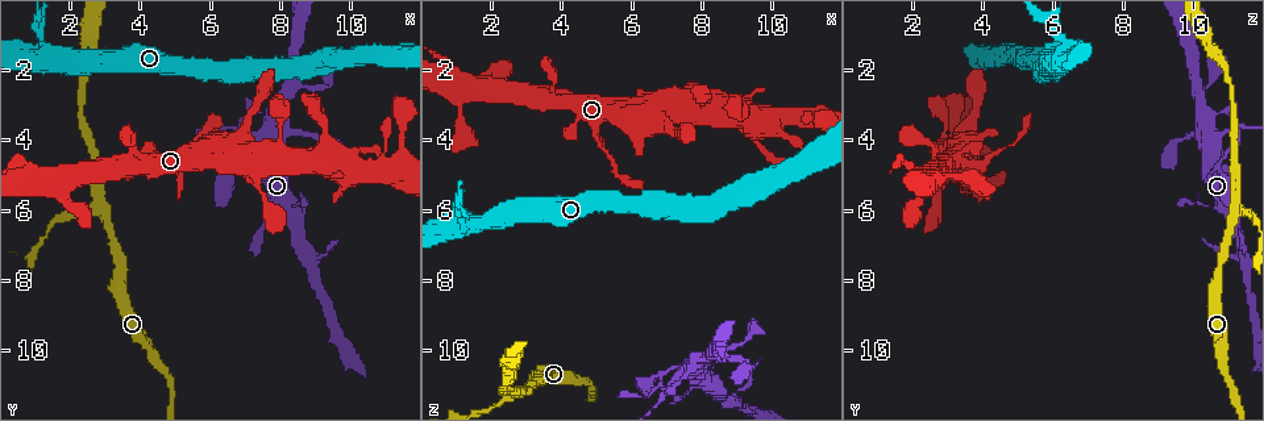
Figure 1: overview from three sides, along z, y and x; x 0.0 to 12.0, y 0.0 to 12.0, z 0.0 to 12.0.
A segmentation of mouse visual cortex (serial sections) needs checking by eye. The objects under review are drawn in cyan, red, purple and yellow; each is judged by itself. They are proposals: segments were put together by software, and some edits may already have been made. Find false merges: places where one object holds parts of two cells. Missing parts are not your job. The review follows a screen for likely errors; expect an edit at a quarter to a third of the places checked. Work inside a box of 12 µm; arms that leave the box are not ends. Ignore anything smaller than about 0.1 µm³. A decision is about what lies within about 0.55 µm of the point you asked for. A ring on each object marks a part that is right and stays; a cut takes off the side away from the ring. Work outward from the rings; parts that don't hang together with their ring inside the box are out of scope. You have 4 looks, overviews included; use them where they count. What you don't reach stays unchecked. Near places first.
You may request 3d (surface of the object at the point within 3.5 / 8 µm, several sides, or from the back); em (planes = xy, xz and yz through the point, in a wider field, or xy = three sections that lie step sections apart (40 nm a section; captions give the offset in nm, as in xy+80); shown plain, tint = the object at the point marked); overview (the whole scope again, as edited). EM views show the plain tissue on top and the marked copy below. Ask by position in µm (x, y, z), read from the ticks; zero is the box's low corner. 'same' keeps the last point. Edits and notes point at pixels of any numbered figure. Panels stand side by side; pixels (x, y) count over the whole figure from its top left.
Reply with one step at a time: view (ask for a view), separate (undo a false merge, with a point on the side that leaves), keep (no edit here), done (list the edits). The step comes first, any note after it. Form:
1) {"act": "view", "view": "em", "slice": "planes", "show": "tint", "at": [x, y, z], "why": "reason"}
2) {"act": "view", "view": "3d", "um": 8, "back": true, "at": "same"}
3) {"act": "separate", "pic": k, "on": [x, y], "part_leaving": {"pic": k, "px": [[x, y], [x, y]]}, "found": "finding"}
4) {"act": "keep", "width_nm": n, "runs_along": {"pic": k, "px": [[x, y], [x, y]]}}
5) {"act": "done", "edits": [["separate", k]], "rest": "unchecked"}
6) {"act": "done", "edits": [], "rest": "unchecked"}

{"act": "view", "view": "3d", "um": 3.5, "at": [2.9, 6.1, 11.1], "why": "arms part here"}

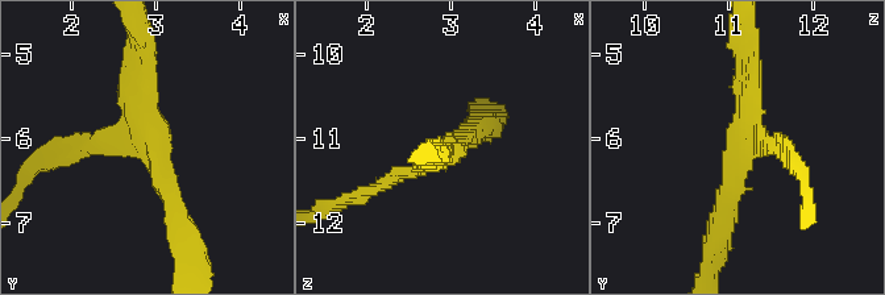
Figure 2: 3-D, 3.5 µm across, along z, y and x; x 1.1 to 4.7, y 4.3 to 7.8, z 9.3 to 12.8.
{"act": "view", "view": "em", "slice": "xy", "step": 2, "show": "tint", "at": [3.00, 6.00, 11.15], "arms": 3, "arm_widths_nm": [150, 250, 300], "why": "now the EM"}

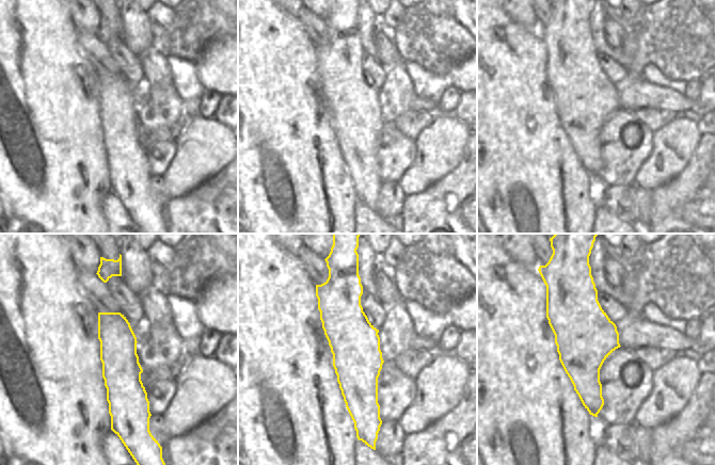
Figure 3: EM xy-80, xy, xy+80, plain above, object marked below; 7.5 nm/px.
{"act": "keep", "runs_along": {"pic": 2, "px": [[179, 221], [140, 96], [144, 59]]}, "found": "one cell here"}

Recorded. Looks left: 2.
{"act": "view", "view": "3d", "um": 3.5, "at": [1.1, 1.7, 6.6], "why": "three arms meet"}

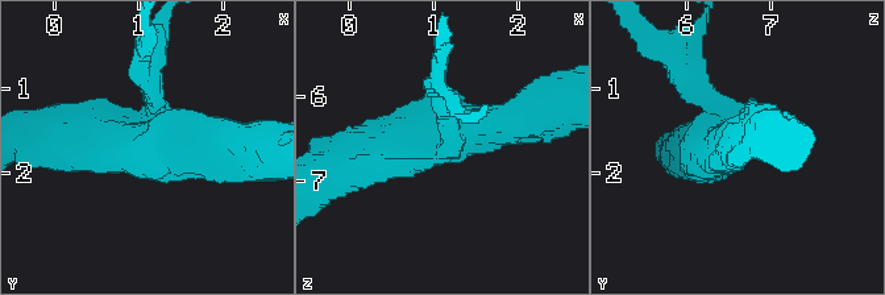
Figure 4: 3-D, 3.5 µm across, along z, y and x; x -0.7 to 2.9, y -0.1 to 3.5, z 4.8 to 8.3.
{"act": "view", "view": "em", "slice": "xy", "step": 1, "show": "tint", "at": [1.05, 1.65, 6.55], "arms": 3, "arm_widths_nm": [250, 450, 500], "why": "shape alone is not enough"}

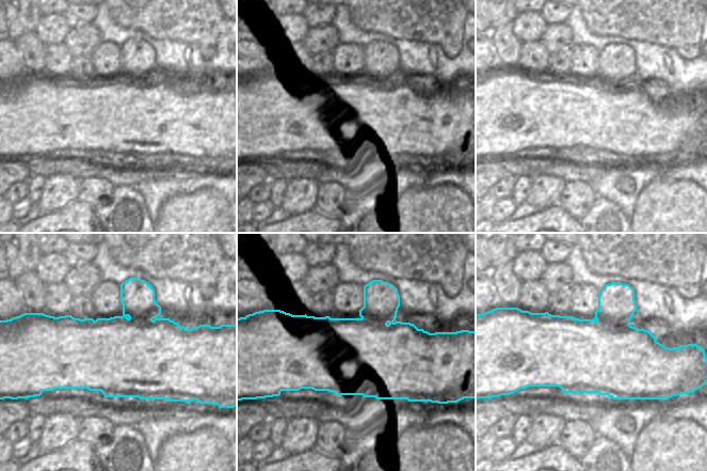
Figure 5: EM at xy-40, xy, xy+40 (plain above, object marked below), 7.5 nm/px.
{"act": "separate", "pic": 4, "on": [701, 73], "border": {"pic": 5, "px": [[596, 320], [623, 317], [629, 326]]}, "found": "a second cell is stuck on"}

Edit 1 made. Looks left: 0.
{"act": "done", "edits": [["separate", 4]], "rest": "unchecked"}

